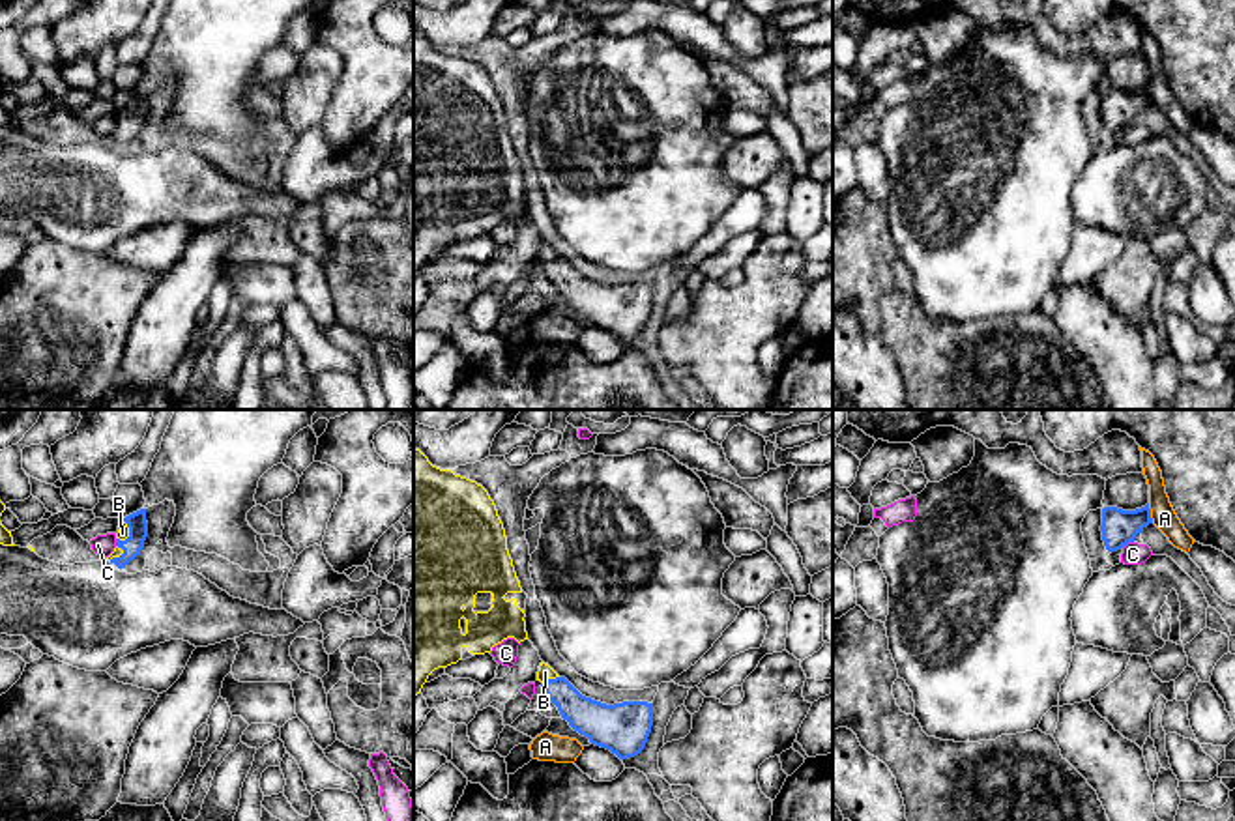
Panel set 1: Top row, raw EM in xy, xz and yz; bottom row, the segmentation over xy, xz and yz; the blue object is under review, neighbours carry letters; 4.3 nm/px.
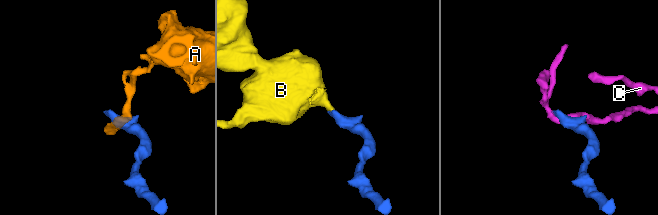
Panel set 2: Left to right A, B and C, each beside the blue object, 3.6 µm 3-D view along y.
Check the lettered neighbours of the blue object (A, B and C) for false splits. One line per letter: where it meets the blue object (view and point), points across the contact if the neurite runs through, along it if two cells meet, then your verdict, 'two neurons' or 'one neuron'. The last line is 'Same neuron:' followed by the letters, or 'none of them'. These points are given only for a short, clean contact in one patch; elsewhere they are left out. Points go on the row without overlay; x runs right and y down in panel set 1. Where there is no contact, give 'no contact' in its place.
A: yz (1149, 94) | along yz (1147, 85), (1153, 103) | two neurons
B: xz (551, 260) | across xz (592, 300), (551, 260), (545, 253) | one neuron
C: yz (1127, 124) | two neurons
Same neuron: B

